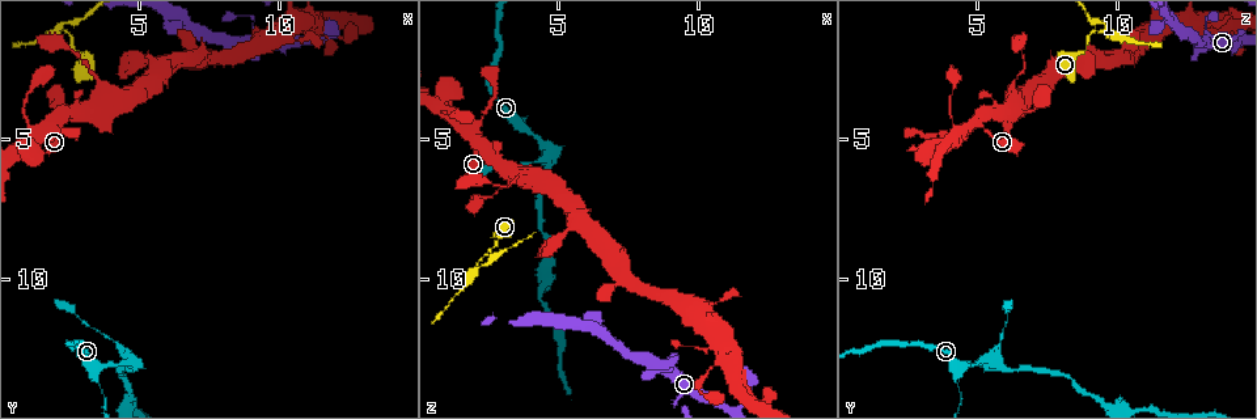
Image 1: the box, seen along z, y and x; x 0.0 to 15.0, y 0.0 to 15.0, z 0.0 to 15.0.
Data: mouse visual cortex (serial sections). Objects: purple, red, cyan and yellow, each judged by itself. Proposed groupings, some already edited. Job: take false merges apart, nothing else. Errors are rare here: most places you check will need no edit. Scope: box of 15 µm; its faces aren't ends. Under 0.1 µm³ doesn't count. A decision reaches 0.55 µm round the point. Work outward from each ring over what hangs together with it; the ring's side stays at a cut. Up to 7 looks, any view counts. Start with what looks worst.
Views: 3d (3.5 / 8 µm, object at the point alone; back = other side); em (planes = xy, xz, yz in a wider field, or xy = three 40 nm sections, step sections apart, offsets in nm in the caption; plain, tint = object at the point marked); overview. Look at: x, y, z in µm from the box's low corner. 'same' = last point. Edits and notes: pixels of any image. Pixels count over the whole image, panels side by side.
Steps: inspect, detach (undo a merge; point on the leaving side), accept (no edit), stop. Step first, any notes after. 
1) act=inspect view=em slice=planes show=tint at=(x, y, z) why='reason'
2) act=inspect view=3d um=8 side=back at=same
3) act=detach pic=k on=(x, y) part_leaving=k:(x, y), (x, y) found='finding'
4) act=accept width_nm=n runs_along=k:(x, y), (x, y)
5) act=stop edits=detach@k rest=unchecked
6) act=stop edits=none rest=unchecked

act=inspect view=3d um=3.5 at=(2.0, 1.1, 9.6) why='arms part here'

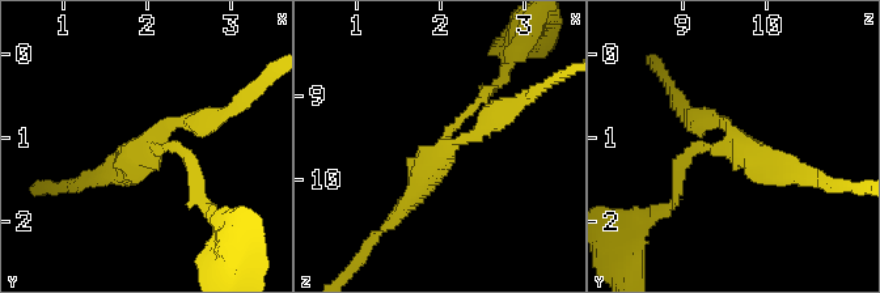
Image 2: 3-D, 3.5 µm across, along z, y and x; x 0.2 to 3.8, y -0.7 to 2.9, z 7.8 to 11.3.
act=inspect view=em slice=xy step=5 show=plain at=(2.10, 1.10, 9.60) why='shape alone is not enough'

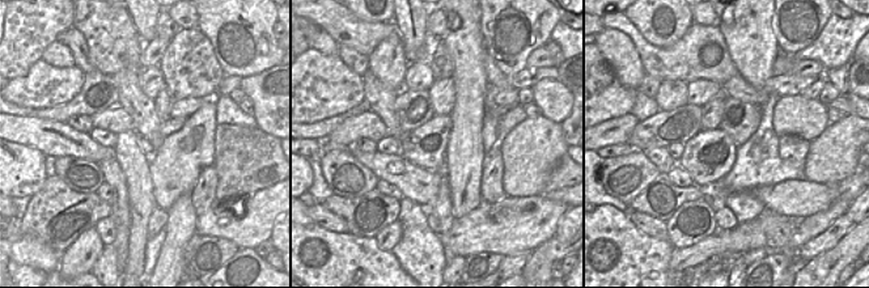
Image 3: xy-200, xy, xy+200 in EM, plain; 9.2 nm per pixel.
act=inspect view=em slice=xy step=5 show=tint at=same

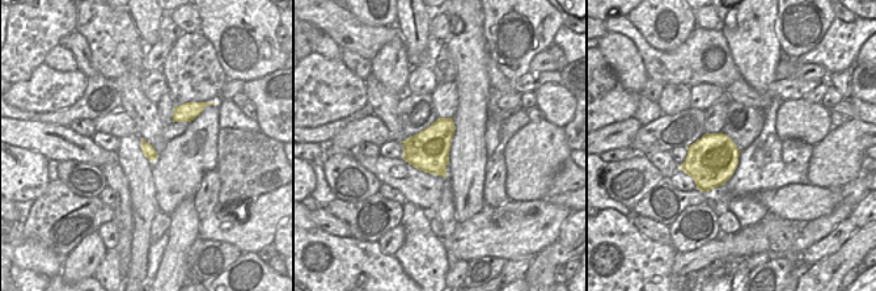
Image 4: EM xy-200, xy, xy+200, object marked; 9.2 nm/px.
act=accept found='continuous, no second cell'

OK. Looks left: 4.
act=inspect view=3d um=8 side=back at=(4.6, 12.8, 5.5) why='a narrow waist'

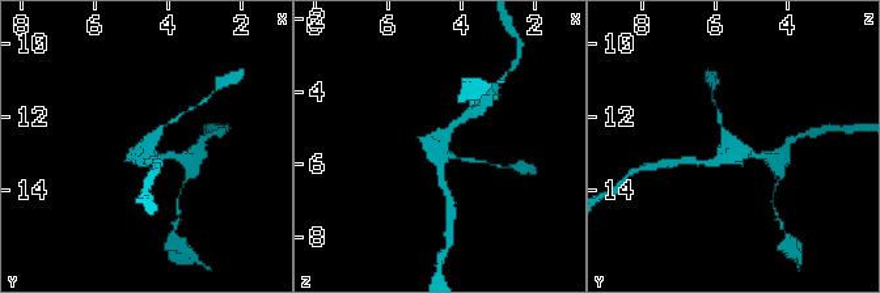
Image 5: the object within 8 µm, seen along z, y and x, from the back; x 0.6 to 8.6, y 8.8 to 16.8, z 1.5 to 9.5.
act=inspect view=em slice=xy step=5 show=tint at=(4.6, 12.9, 5.6)

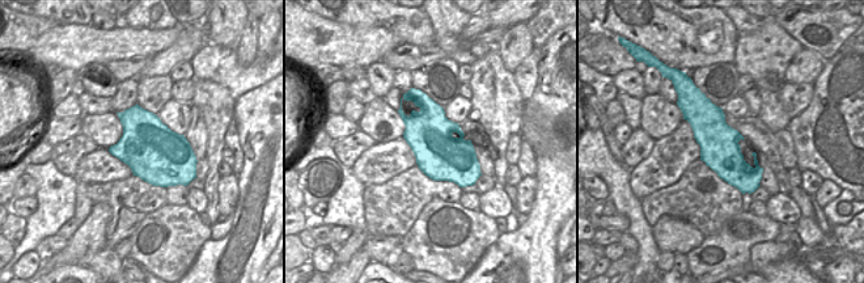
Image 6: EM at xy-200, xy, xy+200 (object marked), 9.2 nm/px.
act=accept found='continuous, no second cell'

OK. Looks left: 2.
act=inspect view=3d um=8 at=(1.1, 4.5, 4.1) why='sudden change in width'

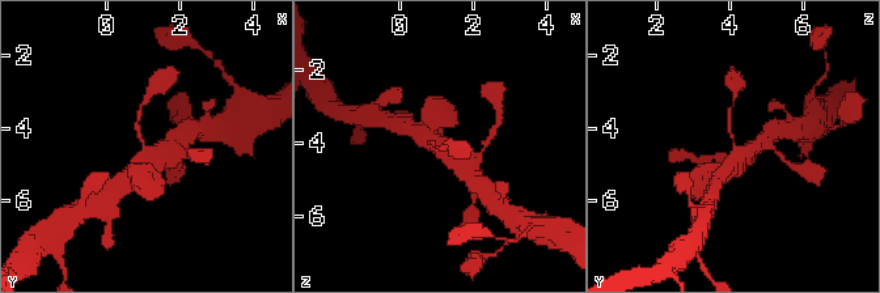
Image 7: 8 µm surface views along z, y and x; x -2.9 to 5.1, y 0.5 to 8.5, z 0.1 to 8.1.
act=inspect view=3d um=3.5 at=(1.0, 4.4, 4.2)

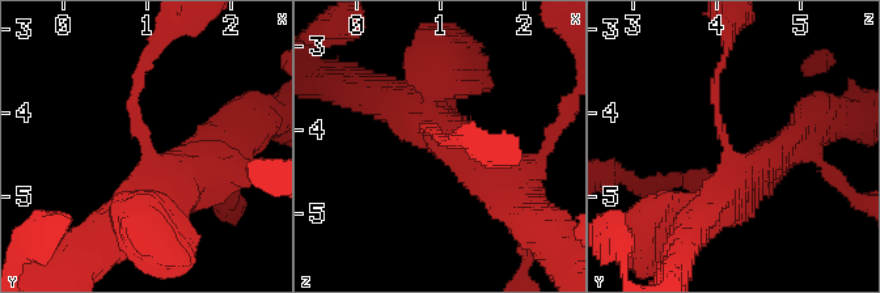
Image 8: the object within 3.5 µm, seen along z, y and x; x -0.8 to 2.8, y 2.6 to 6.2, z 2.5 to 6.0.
act=accept arm_widths_nm=100,450,500 found='one cell here'

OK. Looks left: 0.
act=stop edits=none rest=unchecked

